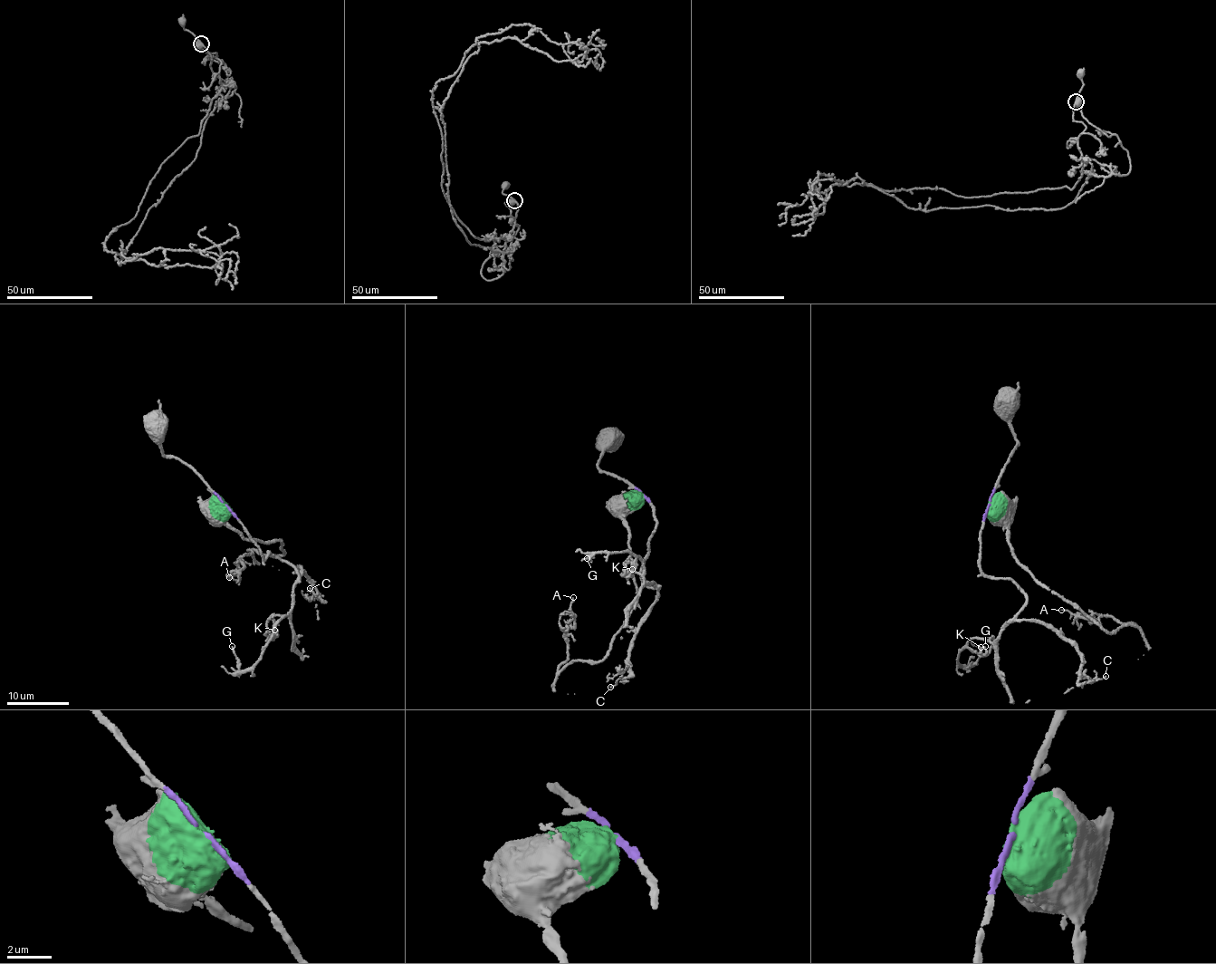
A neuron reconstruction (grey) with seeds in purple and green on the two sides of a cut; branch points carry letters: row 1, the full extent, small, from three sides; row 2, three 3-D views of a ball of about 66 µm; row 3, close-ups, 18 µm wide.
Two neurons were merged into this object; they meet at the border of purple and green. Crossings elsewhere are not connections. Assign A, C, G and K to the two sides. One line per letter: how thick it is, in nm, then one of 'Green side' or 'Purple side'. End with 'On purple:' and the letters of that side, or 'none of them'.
A: Thickness 130 nm. Green side
C: Thickness 110 nm. Purple side
G: Thickness 170 nm. Purple side
K: Thickness 180 nm. Purple side
On purple: C, G, K

